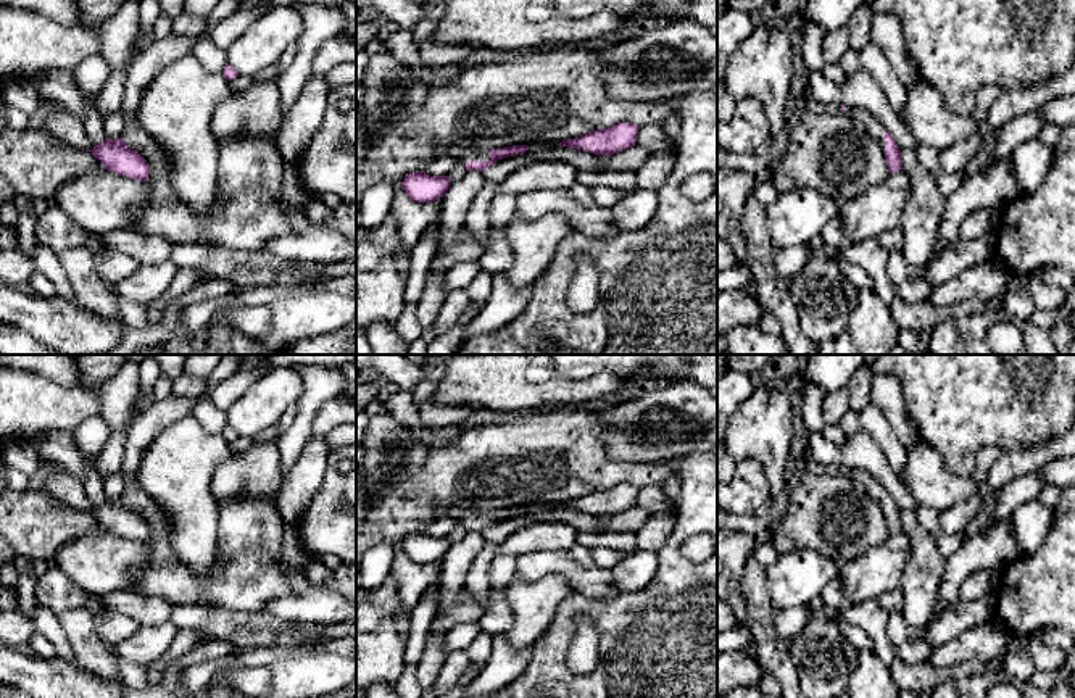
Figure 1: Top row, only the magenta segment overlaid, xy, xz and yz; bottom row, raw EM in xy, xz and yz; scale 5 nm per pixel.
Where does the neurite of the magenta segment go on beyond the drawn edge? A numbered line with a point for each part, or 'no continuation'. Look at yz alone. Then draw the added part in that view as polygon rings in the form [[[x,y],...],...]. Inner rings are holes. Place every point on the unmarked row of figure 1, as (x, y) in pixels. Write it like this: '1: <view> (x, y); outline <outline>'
1: yz (877, 492); outline [[[845,469],[843,474],[861,484],[870,498],[885,509],[885,487],[878,484],[869,472],[861,469]]]

